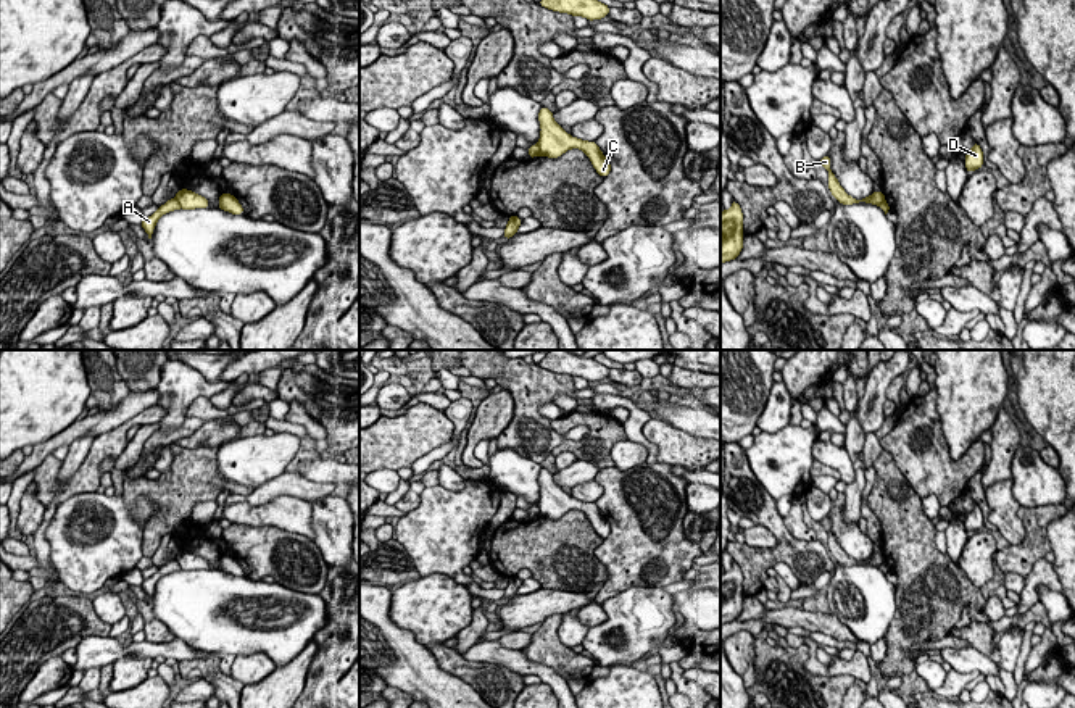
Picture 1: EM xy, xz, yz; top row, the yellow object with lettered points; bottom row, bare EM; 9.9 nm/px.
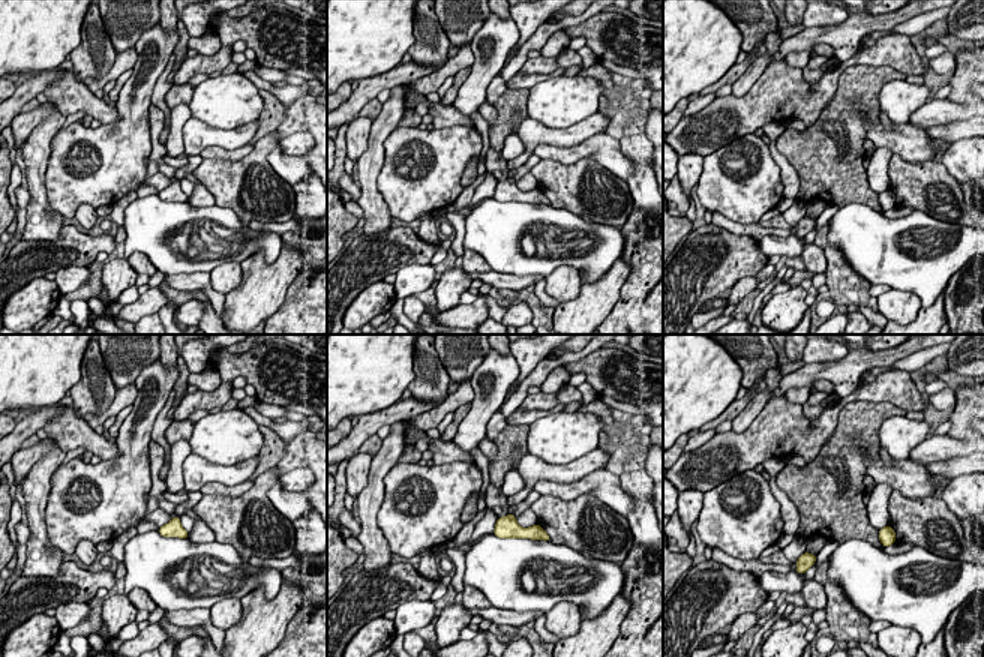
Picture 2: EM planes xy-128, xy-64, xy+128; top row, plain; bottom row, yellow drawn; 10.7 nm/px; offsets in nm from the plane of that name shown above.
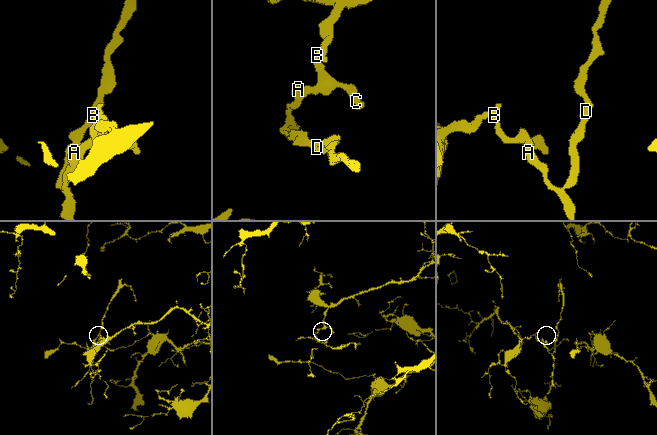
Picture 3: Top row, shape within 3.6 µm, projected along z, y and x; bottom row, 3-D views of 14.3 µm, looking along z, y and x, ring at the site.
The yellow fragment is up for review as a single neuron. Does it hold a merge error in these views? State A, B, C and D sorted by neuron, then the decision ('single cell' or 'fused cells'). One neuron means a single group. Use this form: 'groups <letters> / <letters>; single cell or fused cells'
groups A D / B C; fused cells

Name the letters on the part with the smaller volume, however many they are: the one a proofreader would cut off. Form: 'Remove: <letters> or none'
Remove: A, D

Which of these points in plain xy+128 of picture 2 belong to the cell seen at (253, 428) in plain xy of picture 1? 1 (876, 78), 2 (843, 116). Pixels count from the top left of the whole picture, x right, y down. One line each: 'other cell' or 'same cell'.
1: same cell
2: same cell

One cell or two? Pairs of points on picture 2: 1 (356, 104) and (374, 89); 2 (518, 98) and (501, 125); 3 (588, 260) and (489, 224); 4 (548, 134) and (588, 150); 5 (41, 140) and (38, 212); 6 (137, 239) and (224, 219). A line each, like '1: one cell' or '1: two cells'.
1: one cell
2: one cell
3: one cell
4: two cells
5: one cell
6: one cell

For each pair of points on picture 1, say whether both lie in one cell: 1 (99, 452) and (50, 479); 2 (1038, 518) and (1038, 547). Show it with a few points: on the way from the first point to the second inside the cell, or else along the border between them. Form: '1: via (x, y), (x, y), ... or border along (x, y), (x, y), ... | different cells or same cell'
1: via (91, 466), (70, 489), (63, 489) | same cell
2: via (1038, 524), (1038, 541) | same cell

